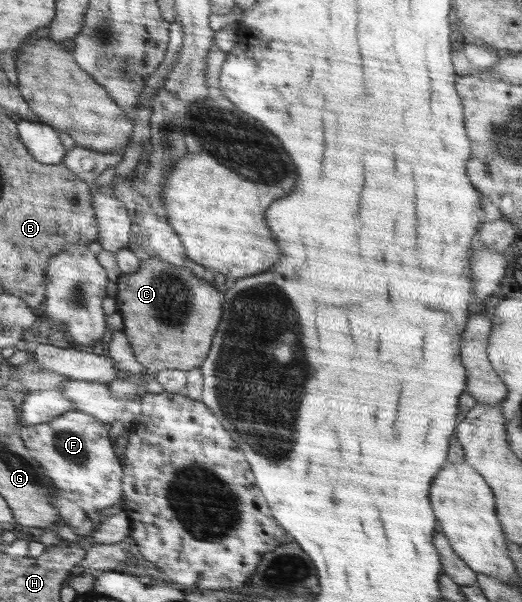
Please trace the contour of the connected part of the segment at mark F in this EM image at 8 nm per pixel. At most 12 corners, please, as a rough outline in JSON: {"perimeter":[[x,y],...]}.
{"perimeter":[[76,410],[16,434],[61,521],[91,539],[121,505],[104,423]]}

